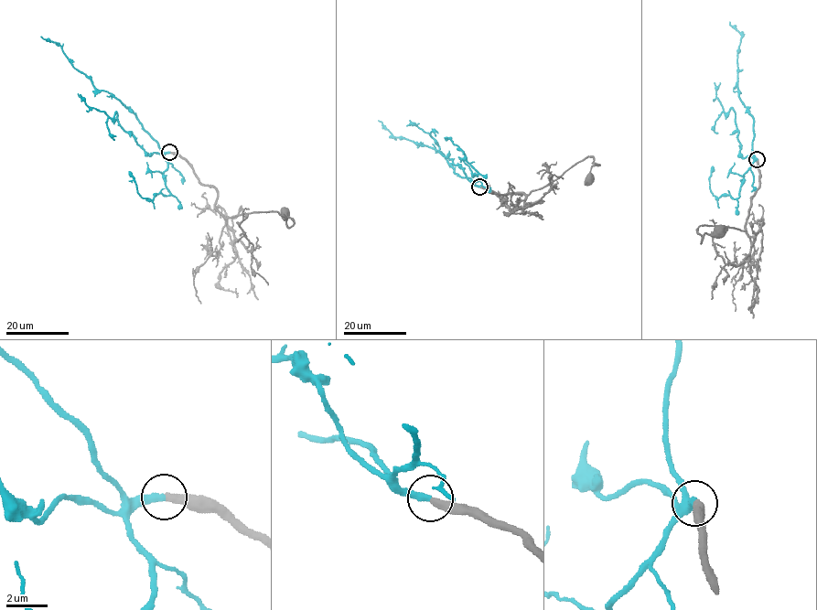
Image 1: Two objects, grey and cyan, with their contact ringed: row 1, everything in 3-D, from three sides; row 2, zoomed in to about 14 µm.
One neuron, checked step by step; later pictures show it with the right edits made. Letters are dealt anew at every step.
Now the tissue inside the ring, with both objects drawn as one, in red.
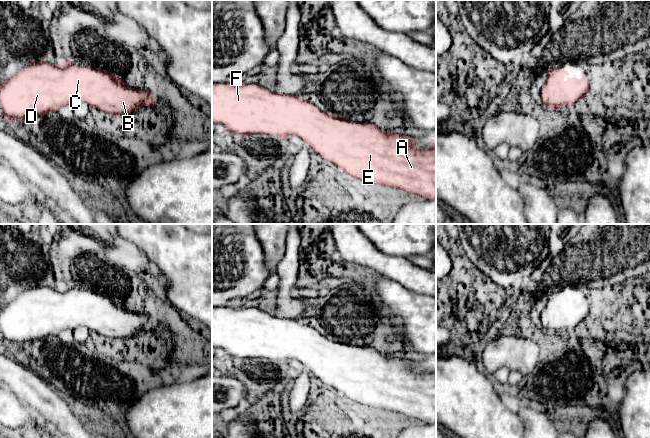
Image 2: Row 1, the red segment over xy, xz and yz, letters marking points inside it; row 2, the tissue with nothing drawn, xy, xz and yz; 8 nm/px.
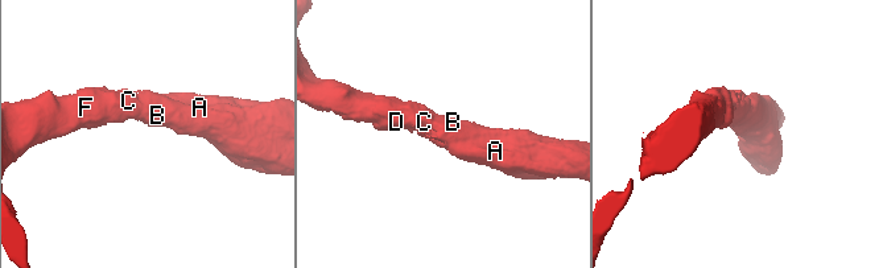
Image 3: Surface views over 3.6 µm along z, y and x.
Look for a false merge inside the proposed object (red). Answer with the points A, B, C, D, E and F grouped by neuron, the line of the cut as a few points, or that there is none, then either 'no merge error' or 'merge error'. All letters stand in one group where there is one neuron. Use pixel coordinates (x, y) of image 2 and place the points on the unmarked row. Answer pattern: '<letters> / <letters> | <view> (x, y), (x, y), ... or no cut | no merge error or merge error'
A B C D E F | no cut | no merge error

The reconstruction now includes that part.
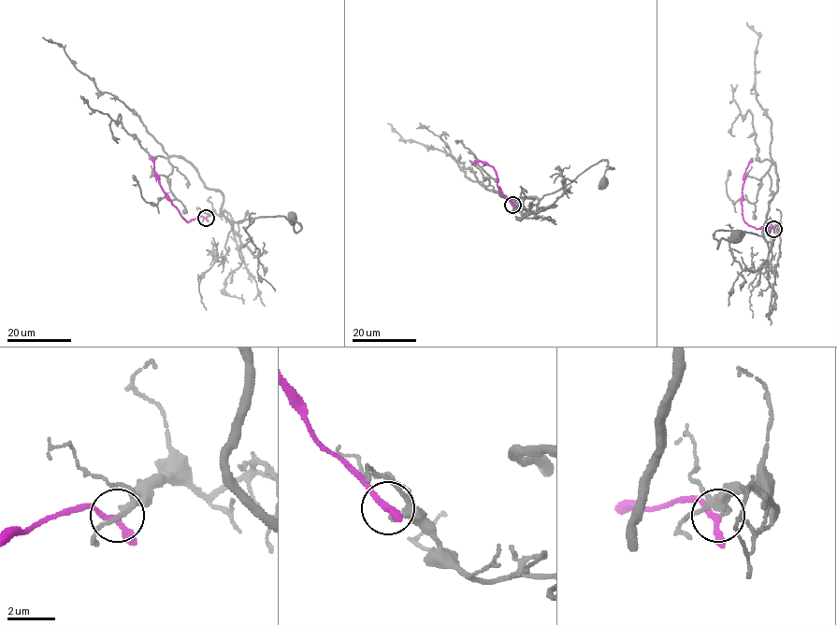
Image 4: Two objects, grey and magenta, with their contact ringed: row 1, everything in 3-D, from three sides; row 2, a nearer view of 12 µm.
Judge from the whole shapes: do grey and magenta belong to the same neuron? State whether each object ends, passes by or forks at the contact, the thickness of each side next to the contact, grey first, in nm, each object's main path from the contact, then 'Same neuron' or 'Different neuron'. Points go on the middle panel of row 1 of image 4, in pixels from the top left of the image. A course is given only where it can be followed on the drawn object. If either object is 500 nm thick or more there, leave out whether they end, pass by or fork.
At the ring grey ends. At the ring magenta passes by. Thickness 220 nm (grey) against 240 nm. Course of grey: (512, 205), (524, 214), (535, 214), (545, 195), (607, 161), (606, 166), (613, 168), (605, 170), (603, 182). Course of magenta: (512, 204), (497, 184), (493, 166), (475, 160), (473, 164). Different neuron

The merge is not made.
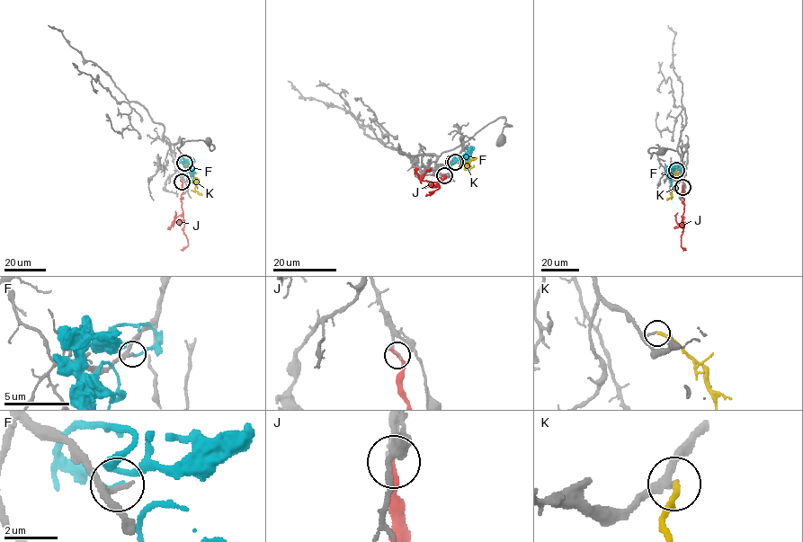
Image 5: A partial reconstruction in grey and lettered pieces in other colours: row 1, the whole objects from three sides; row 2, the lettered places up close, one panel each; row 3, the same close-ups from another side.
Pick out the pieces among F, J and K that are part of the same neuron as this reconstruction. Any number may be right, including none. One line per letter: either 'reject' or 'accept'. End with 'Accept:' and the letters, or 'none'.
F: reject
J: reject
K: accept
Accept: K

